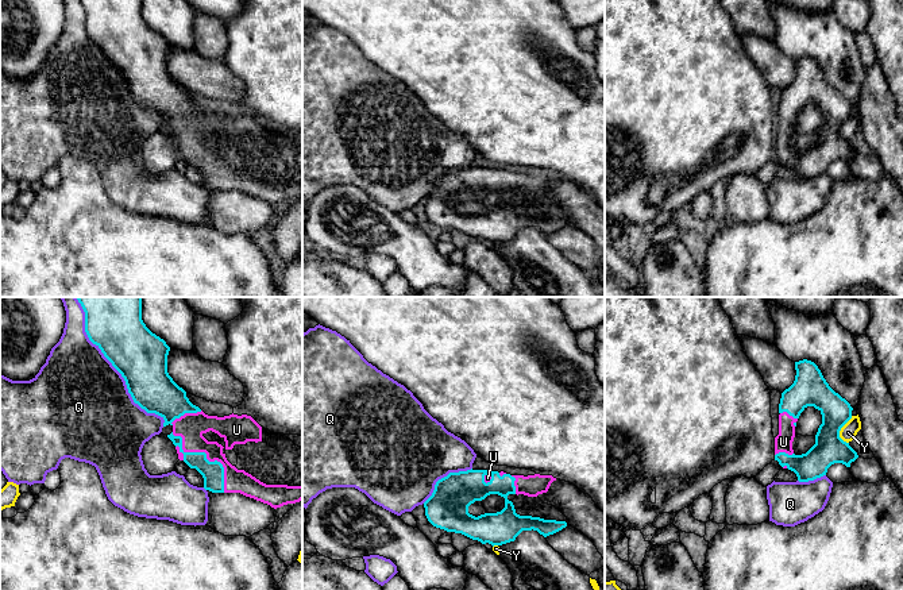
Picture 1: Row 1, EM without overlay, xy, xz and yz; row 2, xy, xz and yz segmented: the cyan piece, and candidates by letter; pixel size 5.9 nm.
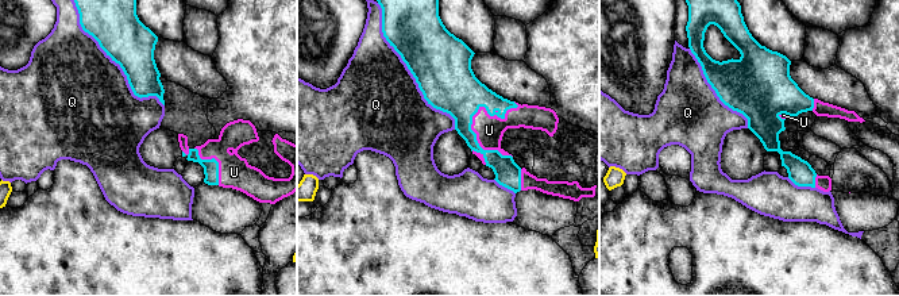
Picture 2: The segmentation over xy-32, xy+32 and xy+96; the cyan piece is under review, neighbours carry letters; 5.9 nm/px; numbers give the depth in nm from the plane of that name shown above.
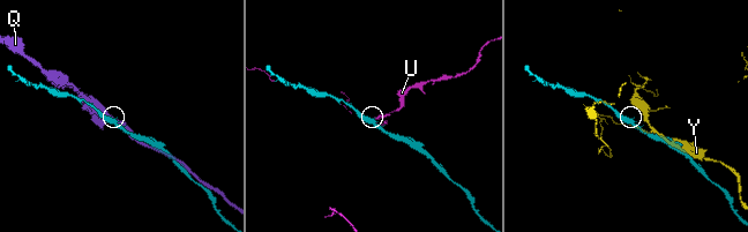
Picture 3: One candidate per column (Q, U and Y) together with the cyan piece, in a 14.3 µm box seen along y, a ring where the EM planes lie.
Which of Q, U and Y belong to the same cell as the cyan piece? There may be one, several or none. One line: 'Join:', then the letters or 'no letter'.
Join: U

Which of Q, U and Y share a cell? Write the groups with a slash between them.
Q / U / Y

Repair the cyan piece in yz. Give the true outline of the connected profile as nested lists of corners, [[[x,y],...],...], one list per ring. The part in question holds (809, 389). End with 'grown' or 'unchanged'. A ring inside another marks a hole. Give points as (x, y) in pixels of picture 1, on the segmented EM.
[[[807,359],[795,362],[795,381],[782,393],[779,404],[779,435],[775,437],[775,460],[794,471],[799,482],[826,475],[834,463],[850,467],[858,455],[840,437],[841,428],[852,419],[853,408],[836,393],[818,366]],[[814,406],[822,414],[815,444],[802,455],[795,455],[792,441],[800,413]]] | grown

